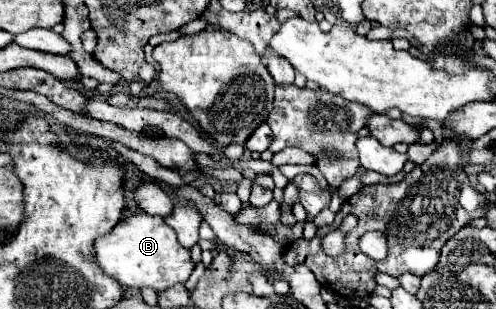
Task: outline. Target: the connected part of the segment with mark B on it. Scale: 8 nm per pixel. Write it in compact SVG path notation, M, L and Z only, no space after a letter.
M146 213L124 217L108 235L98 237L94 243L94 259L98 267L122 287L150 287L158 293L176 283L184 283L194 269L190 251L180 247L176 233L164 223L162 217L150 217Z

